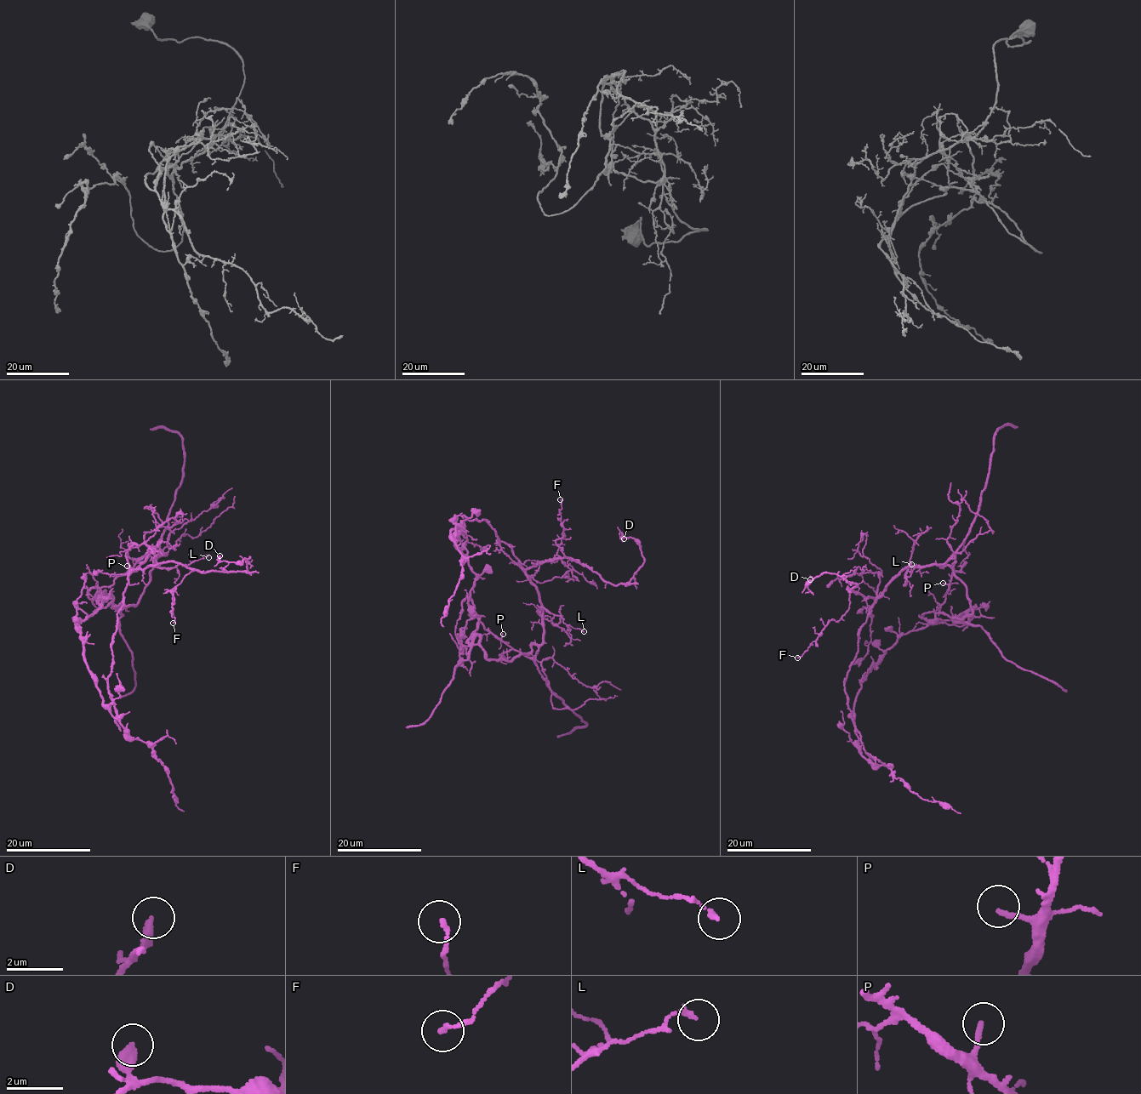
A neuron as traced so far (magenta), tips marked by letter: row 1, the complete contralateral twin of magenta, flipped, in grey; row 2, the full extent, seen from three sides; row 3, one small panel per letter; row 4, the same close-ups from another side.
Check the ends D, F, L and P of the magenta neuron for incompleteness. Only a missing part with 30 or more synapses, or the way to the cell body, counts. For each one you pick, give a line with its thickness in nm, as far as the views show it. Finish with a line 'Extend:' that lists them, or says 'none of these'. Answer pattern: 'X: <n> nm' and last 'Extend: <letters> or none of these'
Extend: none of these

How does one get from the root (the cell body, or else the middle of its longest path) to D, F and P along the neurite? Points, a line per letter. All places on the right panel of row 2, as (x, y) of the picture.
D: (960, 623), (971, 607), (947, 565), (902, 568), (875, 598), (847, 590), (856, 584), (834, 573), (810, 579)
F: (960, 623), (972, 612), (953, 570), (904, 567), (878, 596), (847, 587), (847, 610), (797, 658)
P: (960, 623), (972, 612), (966, 588), (953, 570), (940, 565), (953, 555), (949, 584), (943, 583)

